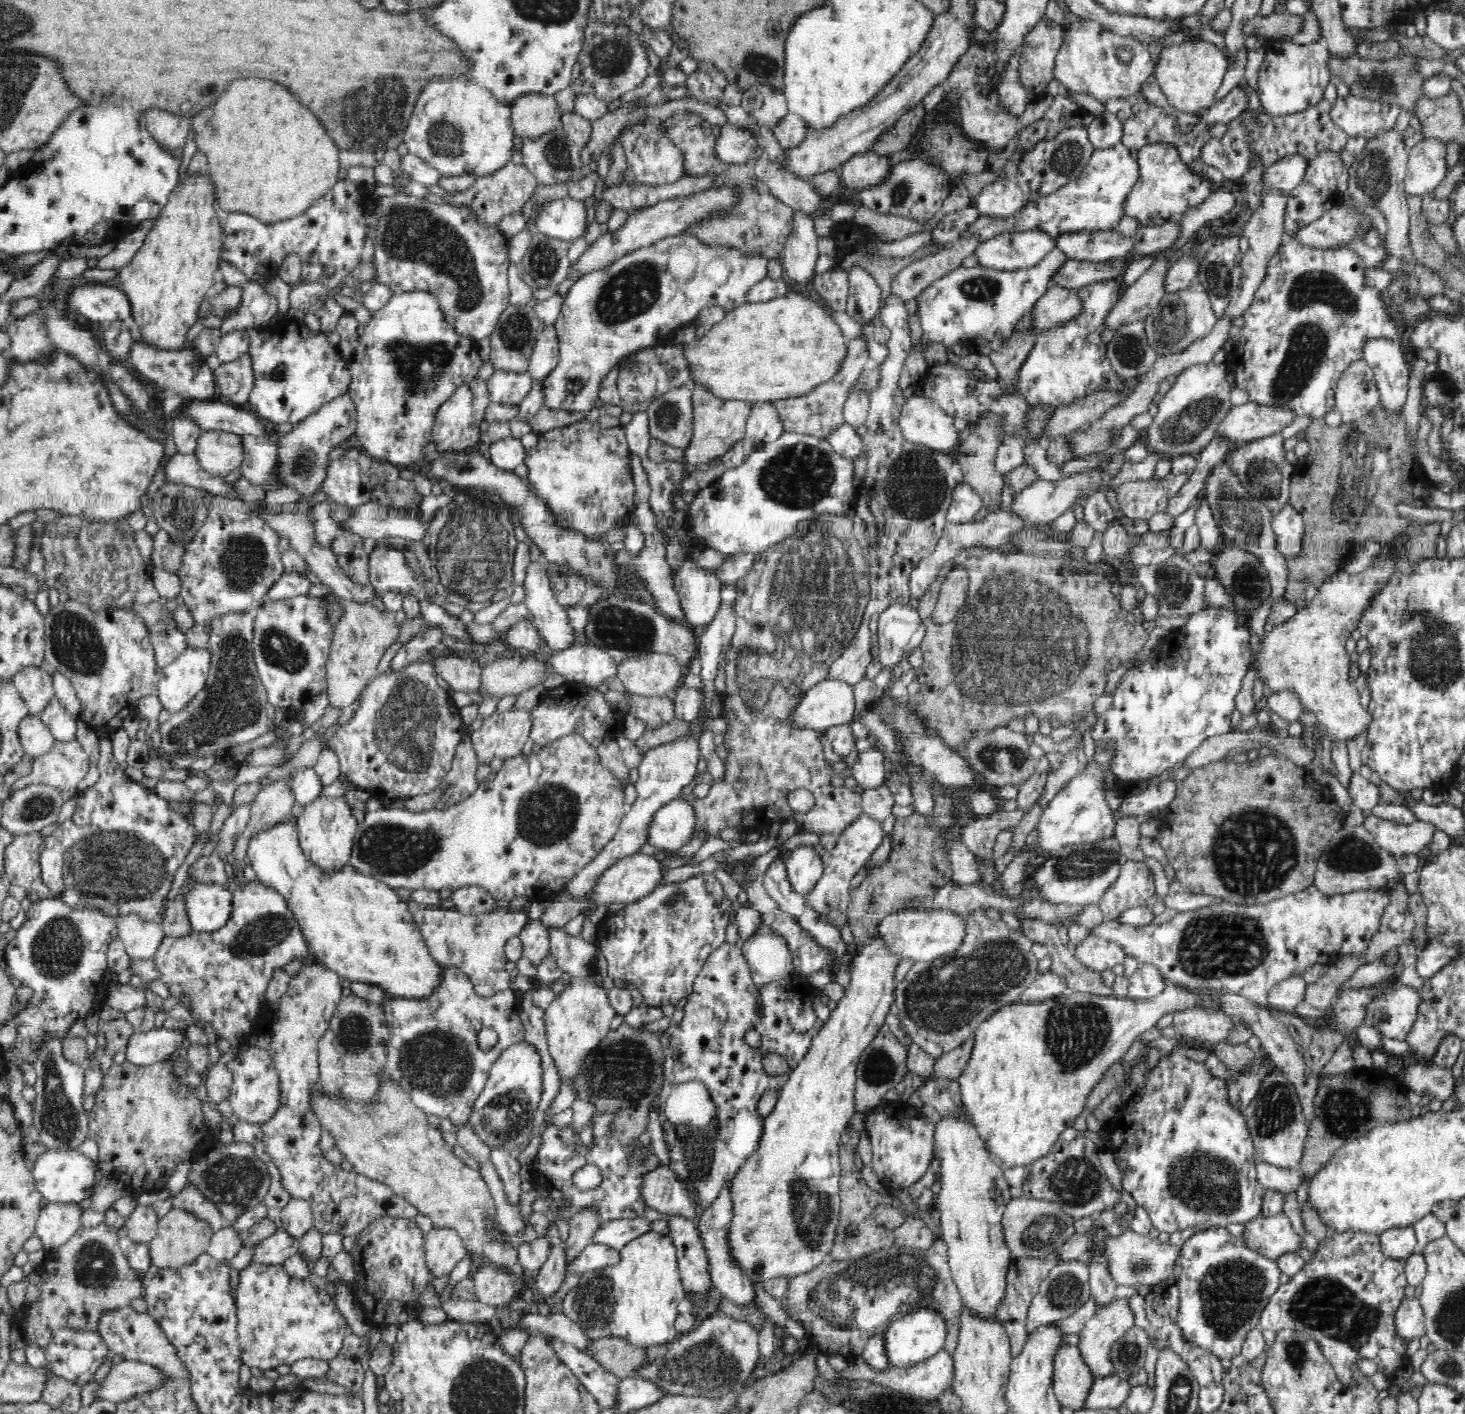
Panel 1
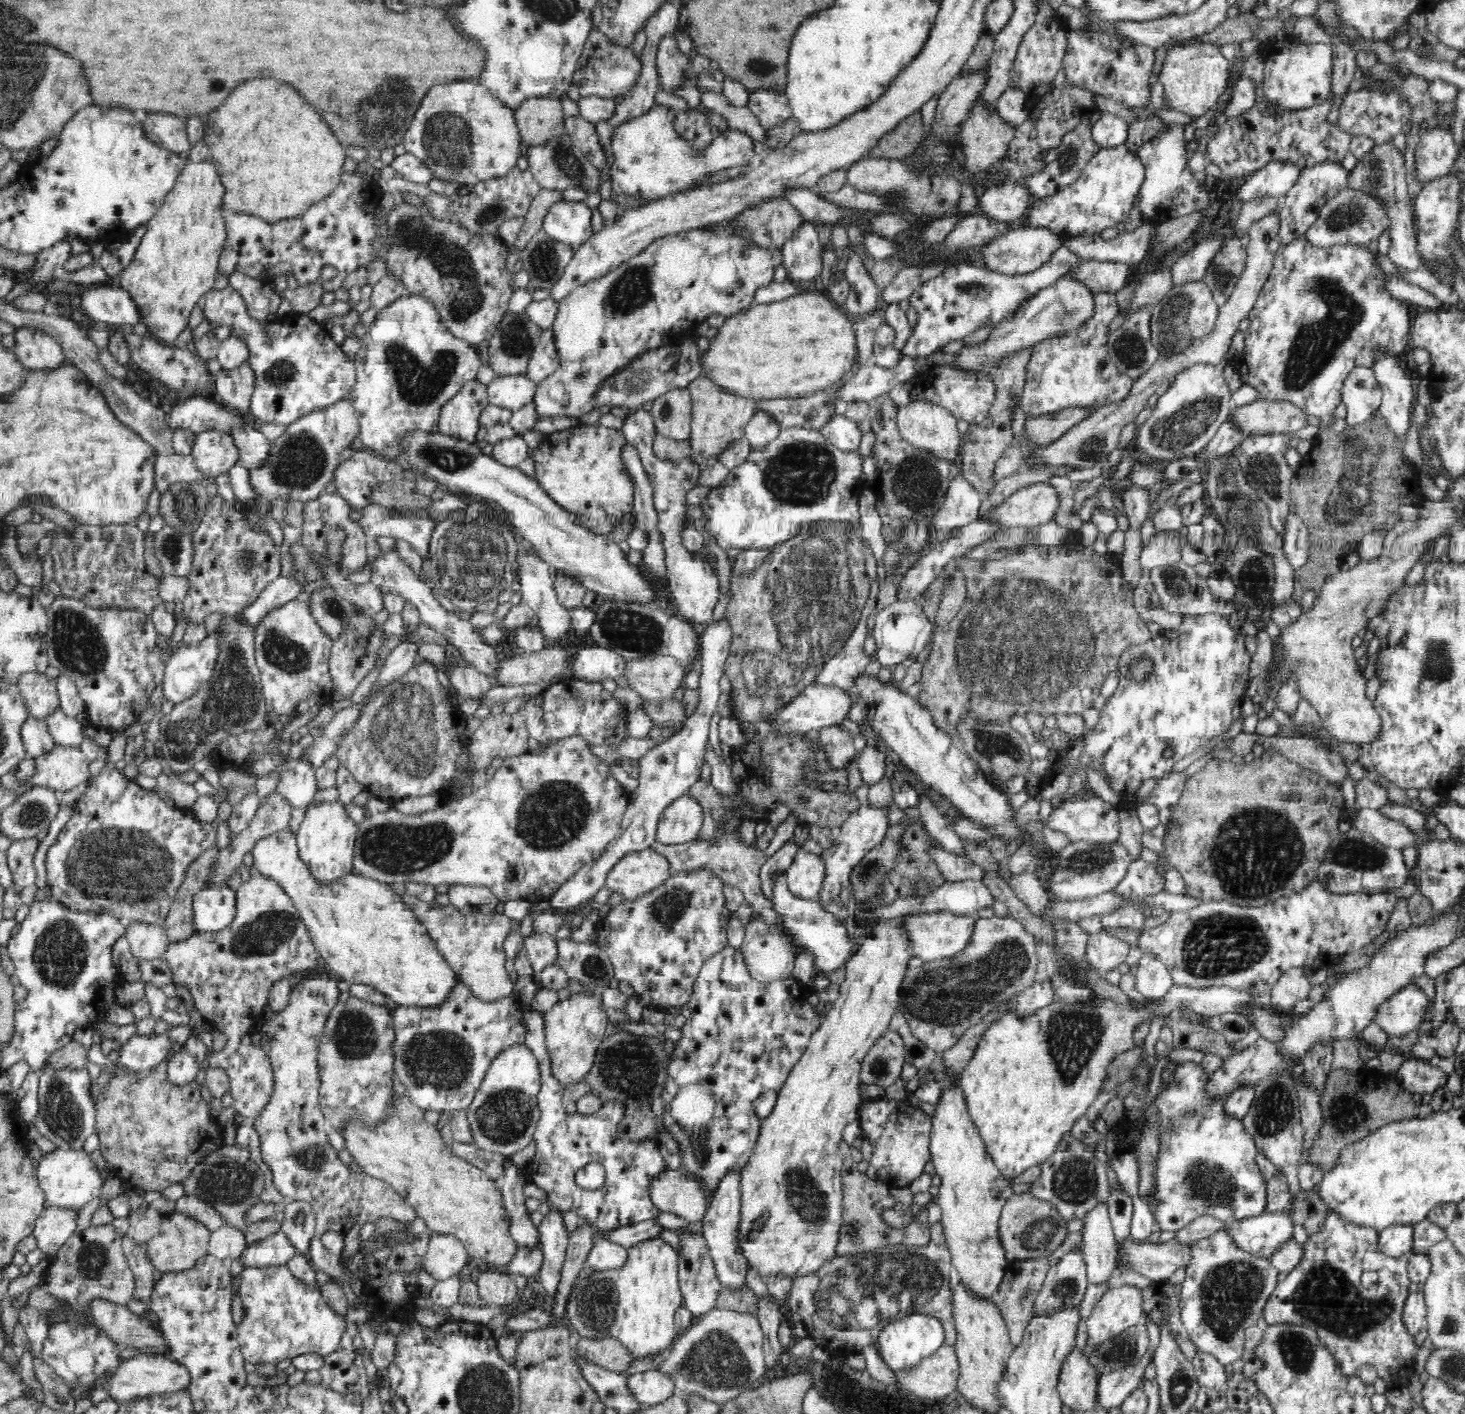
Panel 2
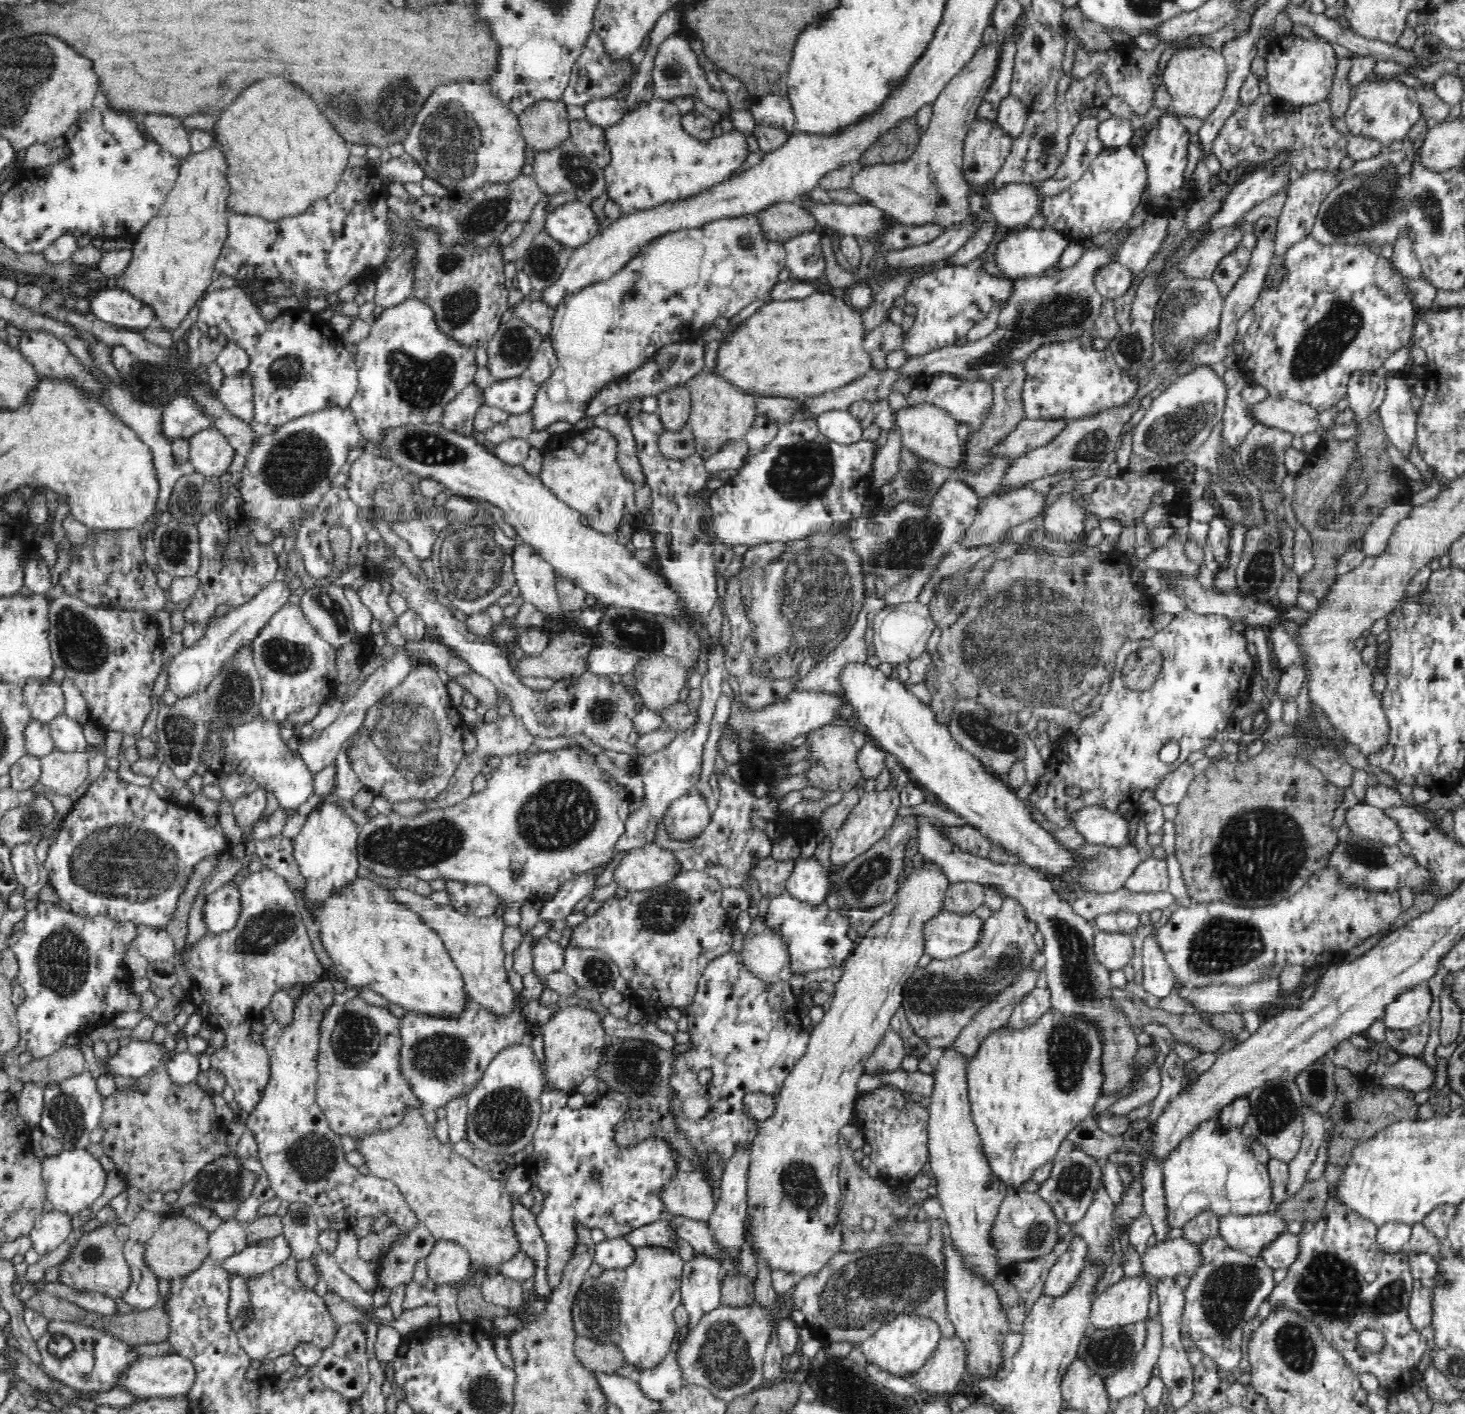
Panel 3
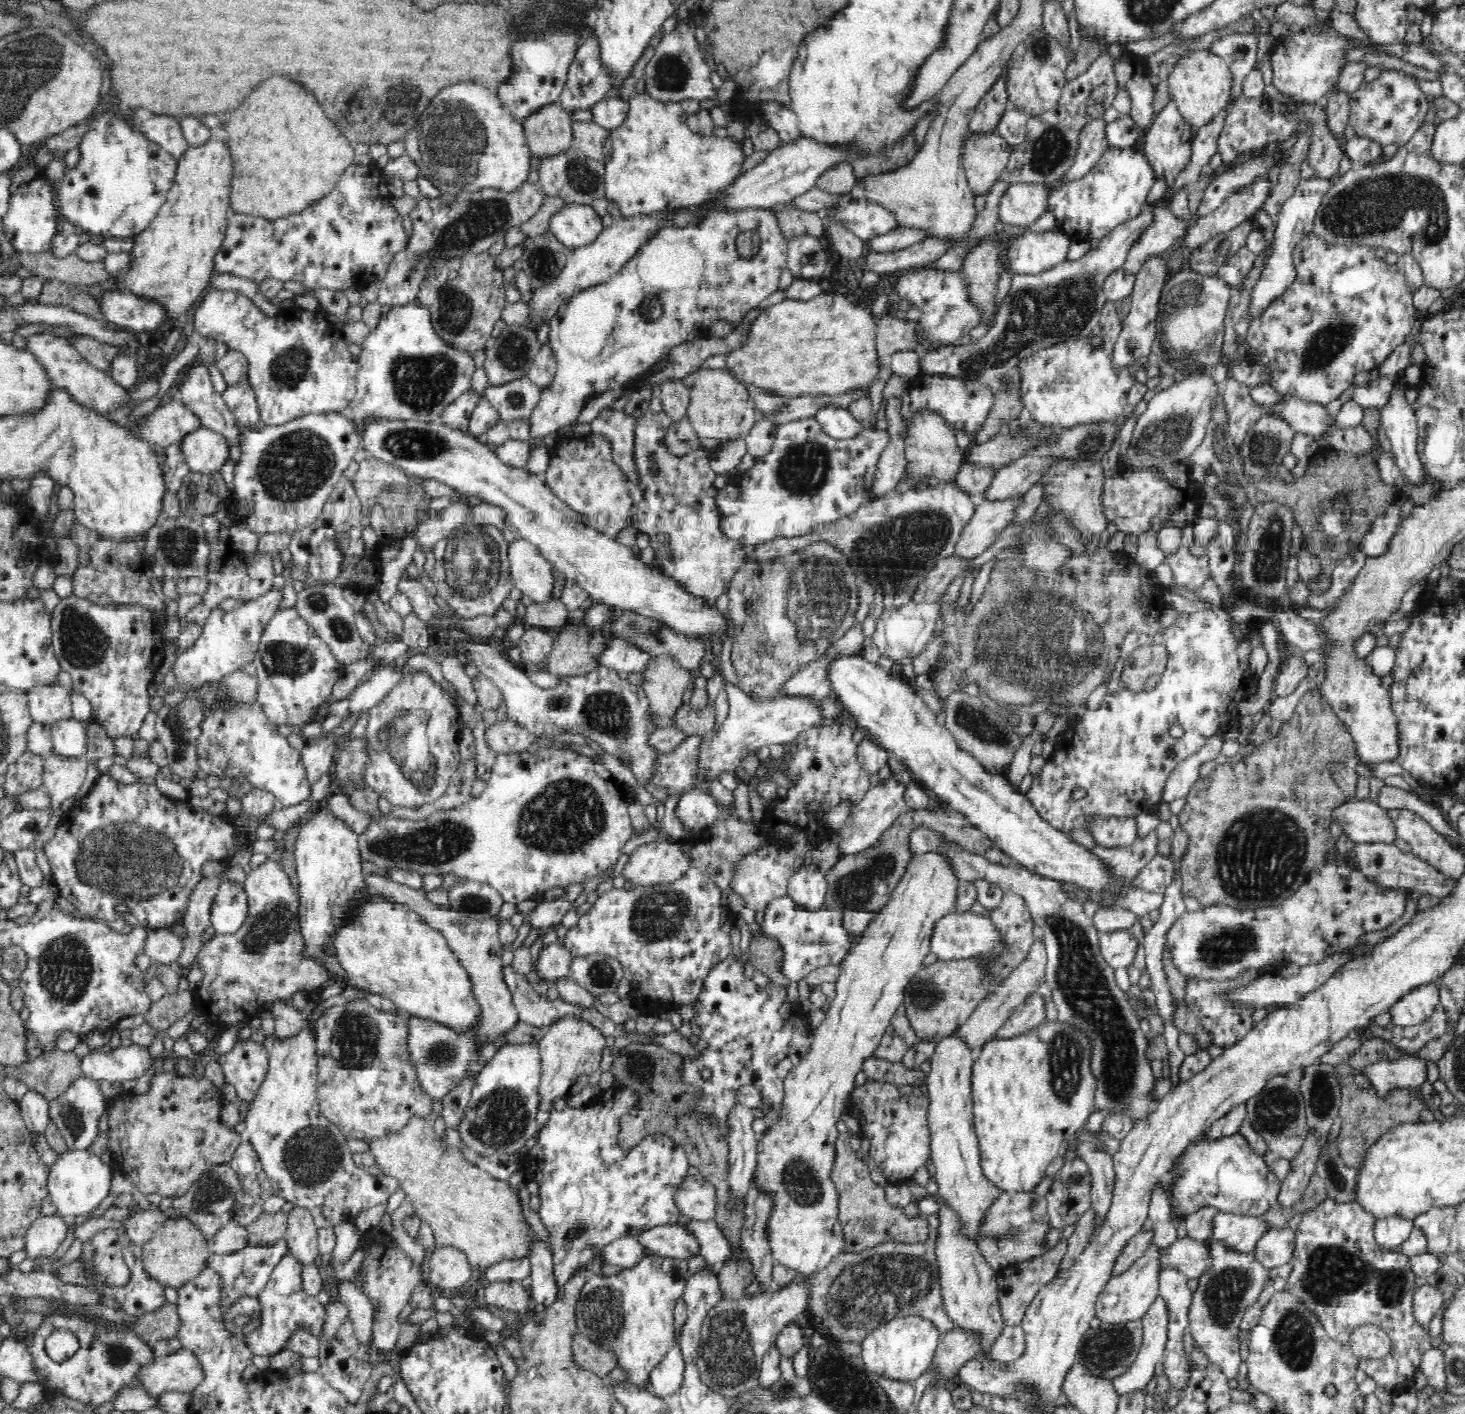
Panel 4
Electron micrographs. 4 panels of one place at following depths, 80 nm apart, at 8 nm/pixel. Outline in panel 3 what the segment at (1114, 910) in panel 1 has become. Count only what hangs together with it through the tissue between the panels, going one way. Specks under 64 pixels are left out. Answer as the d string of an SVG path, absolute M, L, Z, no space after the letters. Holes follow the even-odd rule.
M1149 856L1125 887L1136 892L1166 892L1169 882L1167 861Z

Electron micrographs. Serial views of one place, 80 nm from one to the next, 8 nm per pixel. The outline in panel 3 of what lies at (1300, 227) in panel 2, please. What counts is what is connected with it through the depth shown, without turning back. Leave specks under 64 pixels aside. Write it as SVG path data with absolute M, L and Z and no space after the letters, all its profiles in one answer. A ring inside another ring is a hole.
M1310 171L1295 177L1293 182L1289 184L1288 196L1277 218L1273 257L1270 259L1269 269L1264 277L1261 292L1278 288L1284 282L1284 278L1288 274L1288 267L1286 267L1286 254L1288 254L1288 250L1305 236L1311 234L1322 201L1339 182L1340 180L1336 179L1335 172Z

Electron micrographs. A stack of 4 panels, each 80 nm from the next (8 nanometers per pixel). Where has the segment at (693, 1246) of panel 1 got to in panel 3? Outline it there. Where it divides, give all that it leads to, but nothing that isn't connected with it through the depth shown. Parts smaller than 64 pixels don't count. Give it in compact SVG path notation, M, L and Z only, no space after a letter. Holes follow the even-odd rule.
M695 1254L692 1260L685 1262L681 1284L681 1302L684 1303L688 1314L688 1324L684 1336L692 1333L700 1325L700 1320L708 1312L722 1305L721 1275L722 1268L720 1264L715 1260L710 1260L707 1256Z

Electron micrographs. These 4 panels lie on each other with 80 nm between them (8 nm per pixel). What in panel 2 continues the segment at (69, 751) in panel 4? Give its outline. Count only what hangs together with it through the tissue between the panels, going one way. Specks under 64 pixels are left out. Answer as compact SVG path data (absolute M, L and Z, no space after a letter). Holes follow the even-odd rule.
M60 708L45 718L45 721L56 745L79 748L80 744L84 742L82 725L64 714Z

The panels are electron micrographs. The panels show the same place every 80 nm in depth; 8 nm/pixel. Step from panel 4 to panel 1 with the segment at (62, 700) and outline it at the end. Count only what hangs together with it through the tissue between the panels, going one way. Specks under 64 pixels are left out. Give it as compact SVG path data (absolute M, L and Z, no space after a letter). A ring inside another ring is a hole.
M30 666L16 672L12 683L24 699L29 714L36 717L40 717L42 712L50 706L56 694L53 675L40 668Z

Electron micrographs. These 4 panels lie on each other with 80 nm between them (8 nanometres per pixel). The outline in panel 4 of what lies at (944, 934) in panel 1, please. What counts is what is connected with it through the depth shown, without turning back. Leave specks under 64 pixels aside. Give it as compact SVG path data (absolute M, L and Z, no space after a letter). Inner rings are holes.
M970 911L955 912L948 917L944 916L944 919L935 925L931 943L931 952L934 952L942 961L985 960L985 966L988 966L989 970L982 974L984 987L990 993L1001 988L1002 985L996 984L996 977L993 977L992 966L999 963L999 959L1004 954L1010 952L1011 945L1000 933L1000 929L996 927L990 916L980 916L980 914L973 914Z

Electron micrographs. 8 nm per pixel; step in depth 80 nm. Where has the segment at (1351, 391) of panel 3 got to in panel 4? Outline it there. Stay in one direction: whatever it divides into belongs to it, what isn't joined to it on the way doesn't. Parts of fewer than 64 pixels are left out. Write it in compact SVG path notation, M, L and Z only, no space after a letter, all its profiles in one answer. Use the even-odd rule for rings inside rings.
M1378 378L1354 389L1352 400L1363 408L1375 408L1379 411L1391 402L1393 391L1399 385L1398 380Z

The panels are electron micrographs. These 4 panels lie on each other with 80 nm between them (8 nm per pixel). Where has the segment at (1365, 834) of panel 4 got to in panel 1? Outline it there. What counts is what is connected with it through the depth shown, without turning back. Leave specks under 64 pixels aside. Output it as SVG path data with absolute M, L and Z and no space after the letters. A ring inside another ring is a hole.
M1372 811L1365 814L1361 826L1381 848L1397 859L1406 854L1420 855L1433 840L1436 831L1435 826L1428 821L1418 820L1407 825L1378 817Z

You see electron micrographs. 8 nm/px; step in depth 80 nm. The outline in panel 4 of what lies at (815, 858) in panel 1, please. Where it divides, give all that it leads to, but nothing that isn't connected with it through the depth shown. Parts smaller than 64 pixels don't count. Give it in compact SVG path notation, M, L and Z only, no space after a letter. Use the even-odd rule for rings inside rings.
M803 866L787 883L787 896L809 912L817 912L824 908L827 883L824 874L817 866Z

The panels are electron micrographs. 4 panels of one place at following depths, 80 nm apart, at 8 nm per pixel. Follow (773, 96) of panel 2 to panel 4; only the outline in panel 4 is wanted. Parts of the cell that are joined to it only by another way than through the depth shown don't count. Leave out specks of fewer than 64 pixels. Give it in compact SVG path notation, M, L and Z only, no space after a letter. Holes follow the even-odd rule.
M764 104L764 112L760 114L760 120L769 124L778 135L779 146L792 144L794 140L803 136L797 116L791 107L784 108L782 104Z

